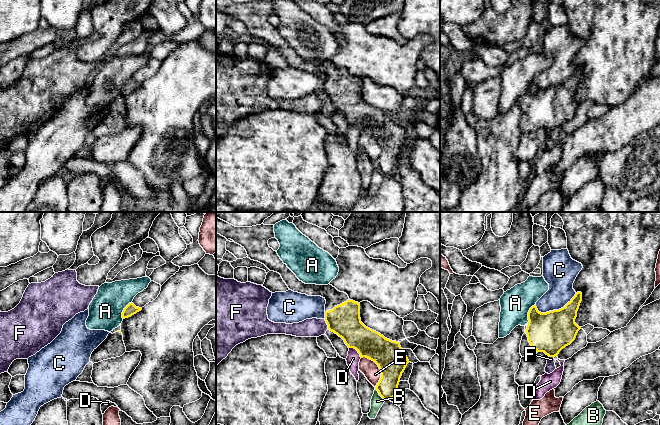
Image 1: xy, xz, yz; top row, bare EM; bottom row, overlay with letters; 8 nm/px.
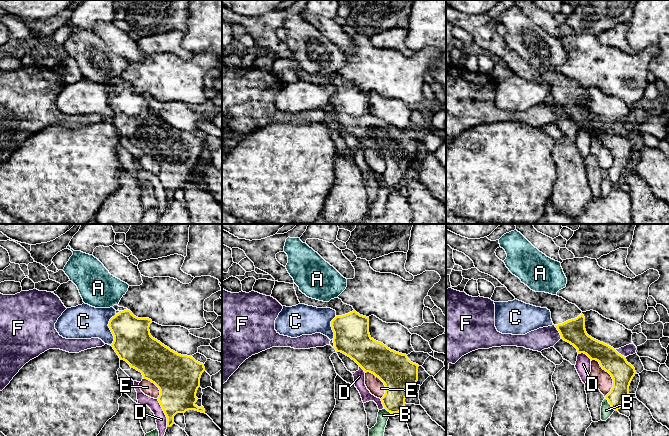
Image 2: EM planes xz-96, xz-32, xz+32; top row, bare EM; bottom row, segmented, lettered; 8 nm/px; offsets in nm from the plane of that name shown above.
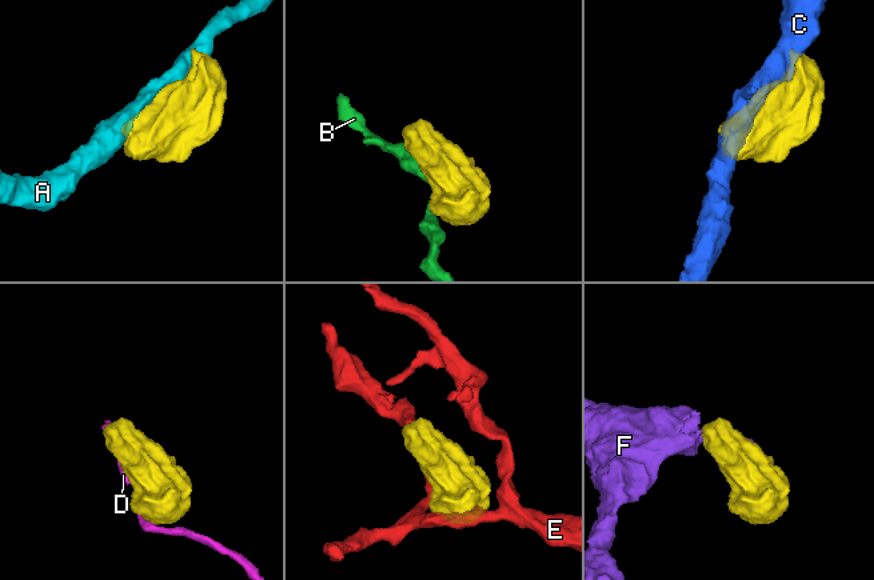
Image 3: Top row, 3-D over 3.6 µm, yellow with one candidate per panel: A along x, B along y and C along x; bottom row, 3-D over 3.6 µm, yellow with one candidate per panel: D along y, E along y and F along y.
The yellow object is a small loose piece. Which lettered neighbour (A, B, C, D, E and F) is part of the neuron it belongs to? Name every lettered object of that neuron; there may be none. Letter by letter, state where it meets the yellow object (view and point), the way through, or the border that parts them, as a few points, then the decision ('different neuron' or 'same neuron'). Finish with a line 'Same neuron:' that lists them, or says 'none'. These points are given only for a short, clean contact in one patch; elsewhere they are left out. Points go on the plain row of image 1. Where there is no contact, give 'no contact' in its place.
A: contact yz (528, 89); different neuron
B: contact xz (379, 170); border xz (375, 164), (384, 176); different neuron
C: contact yz (555, 86); different neuron
D: contact xz (356, 125); different neuron
E: contact xz (379, 144); different neuron
F: contact xz (327, 100); different neuron
Same neuron: none

